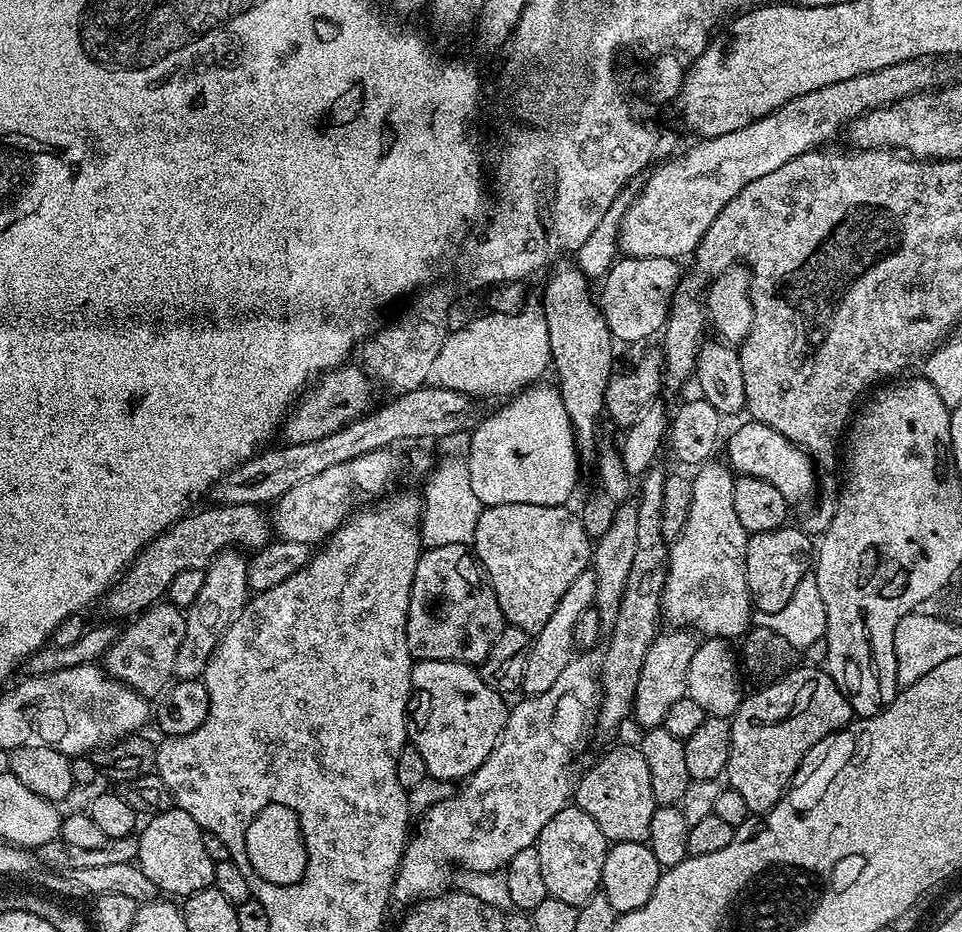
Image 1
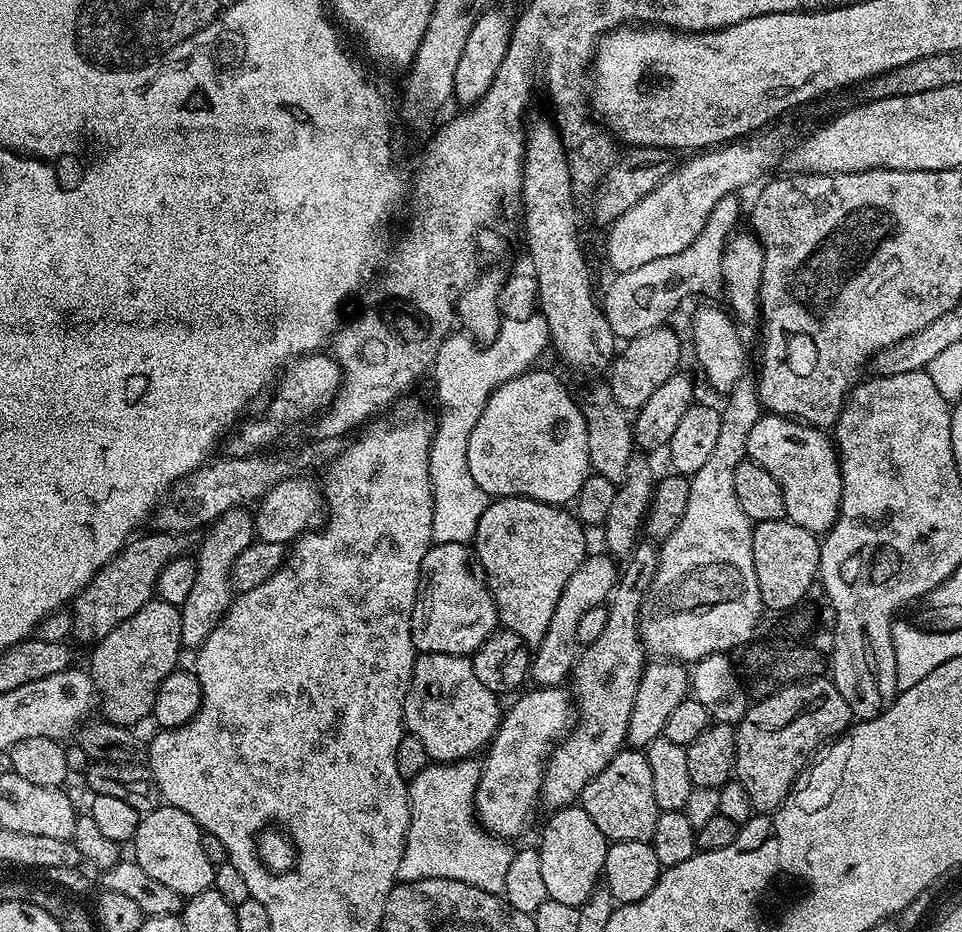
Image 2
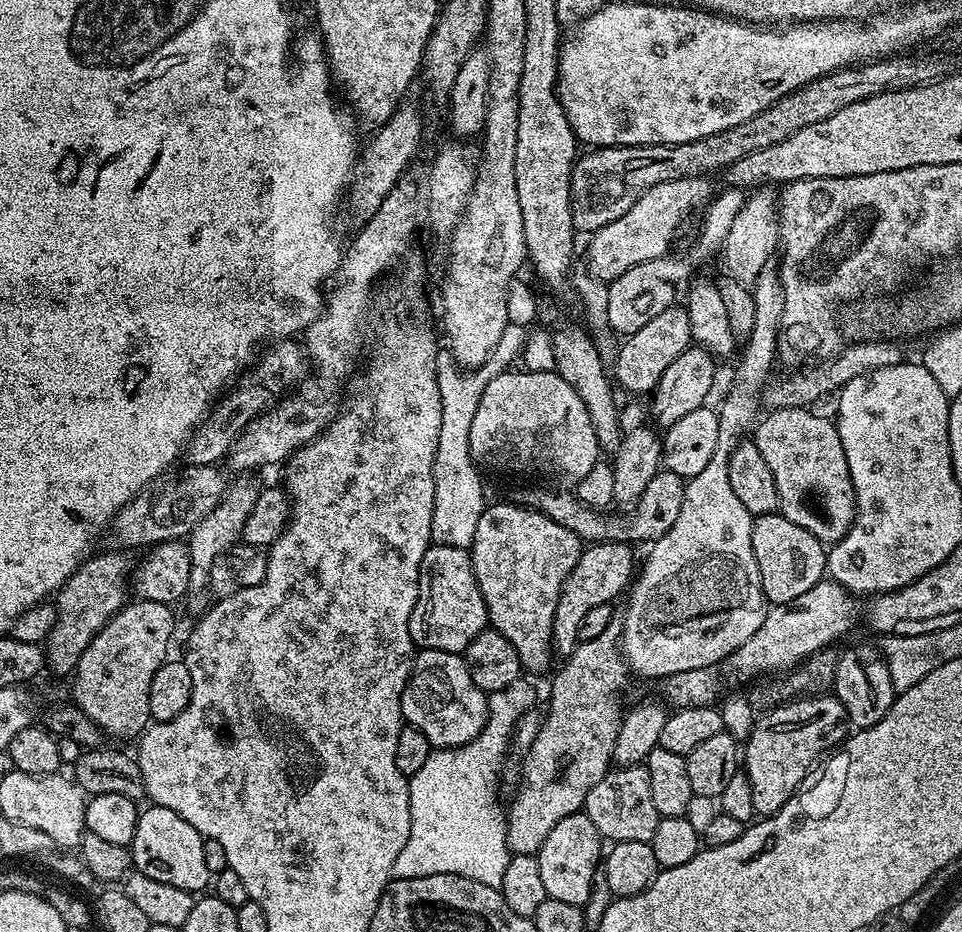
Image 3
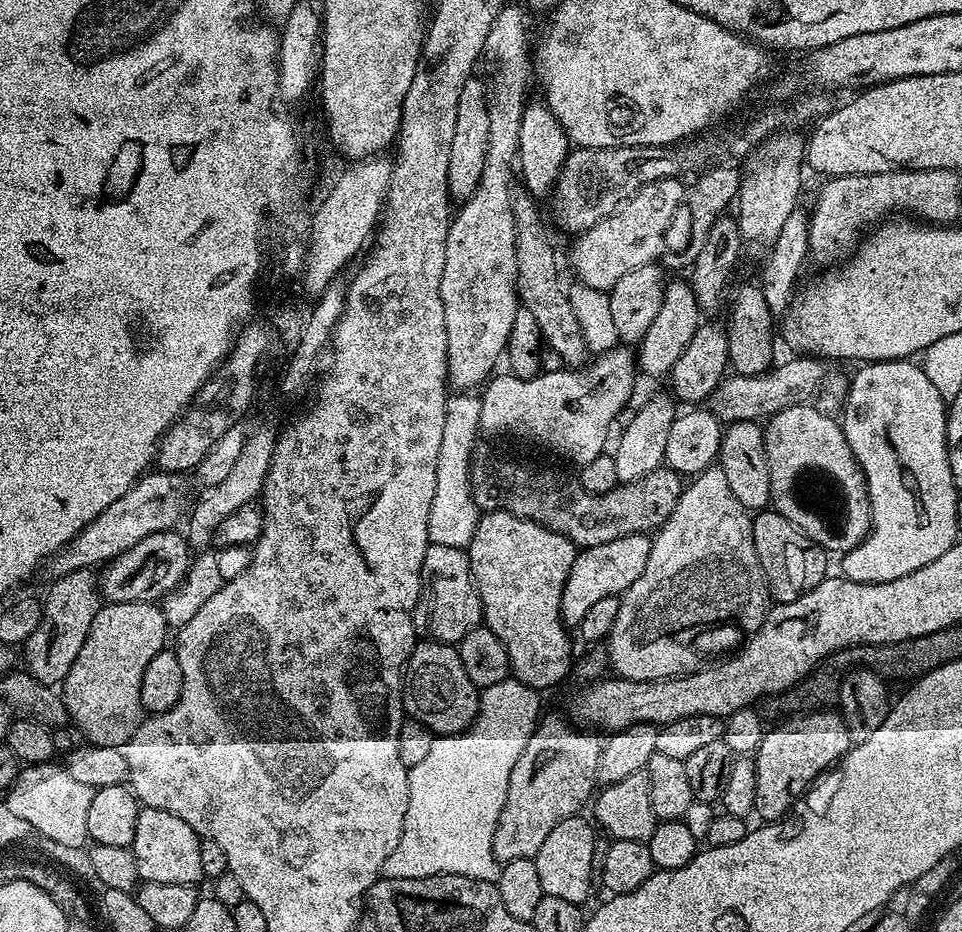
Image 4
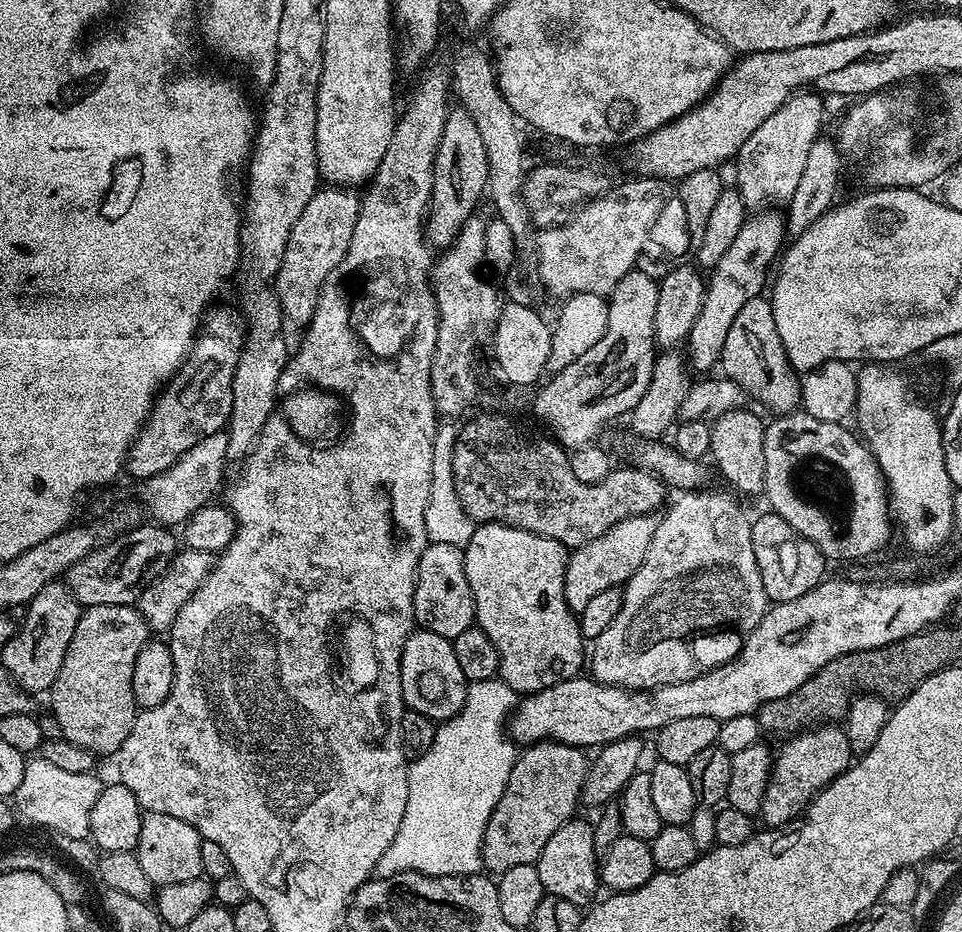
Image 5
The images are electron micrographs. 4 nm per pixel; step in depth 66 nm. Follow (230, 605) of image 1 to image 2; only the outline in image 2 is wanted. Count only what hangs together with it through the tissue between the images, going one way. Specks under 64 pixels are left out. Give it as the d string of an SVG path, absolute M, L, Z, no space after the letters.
M244 506L226 510L204 534L200 553L195 553L194 556L196 562L194 586L191 587L186 602L179 605L180 643L189 650L199 648L200 643L208 637L210 630L214 630L214 626L223 618L234 599L234 589L230 579L232 567L238 554L242 554L242 550L246 550L254 542L253 513Z

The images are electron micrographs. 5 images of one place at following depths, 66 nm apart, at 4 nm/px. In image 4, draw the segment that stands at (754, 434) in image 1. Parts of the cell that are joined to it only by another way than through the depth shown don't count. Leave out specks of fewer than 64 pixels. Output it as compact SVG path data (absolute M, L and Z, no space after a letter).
M811 403L795 404L767 417L764 445L774 489L774 508L796 528L801 528L819 548L829 554L843 554L861 544L872 527L868 487L860 463L850 450L850 442L846 442L841 421L812 407Z

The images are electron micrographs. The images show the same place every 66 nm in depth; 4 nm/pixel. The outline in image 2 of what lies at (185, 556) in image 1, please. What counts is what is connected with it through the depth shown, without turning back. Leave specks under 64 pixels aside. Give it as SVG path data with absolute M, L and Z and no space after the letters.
M149 532L149 536L137 535L129 539L124 549L113 560L103 564L92 581L71 601L72 636L75 639L91 645L93 641L106 638L106 634L110 634L114 626L126 622L126 618L138 614L138 610L142 610L142 606L146 606L157 595L160 571L171 560L189 551L184 541L187 539L181 533Z

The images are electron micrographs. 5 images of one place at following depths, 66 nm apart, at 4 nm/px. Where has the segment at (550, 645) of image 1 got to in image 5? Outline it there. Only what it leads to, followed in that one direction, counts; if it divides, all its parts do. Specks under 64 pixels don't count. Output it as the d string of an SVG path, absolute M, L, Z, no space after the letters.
M631 516L606 530L594 542L586 542L581 548L571 549L566 566L566 578L564 579L564 597L570 606L570 610L579 614L586 610L597 594L602 590L620 588L627 584L629 578L642 566L642 558L646 558L646 550L650 550L650 542L654 538L657 517Z

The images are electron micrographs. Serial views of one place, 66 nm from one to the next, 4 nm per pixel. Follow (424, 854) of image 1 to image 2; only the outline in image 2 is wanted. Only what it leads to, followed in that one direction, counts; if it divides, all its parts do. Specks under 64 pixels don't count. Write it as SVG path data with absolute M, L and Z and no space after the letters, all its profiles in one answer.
M536 686L531 690L525 696L517 695L512 709L503 713L500 727L483 757L476 787L476 815L487 831L501 838L520 836L527 830L536 803L539 805L542 800L540 784L544 781L545 757L574 724L574 700L563 687Z

